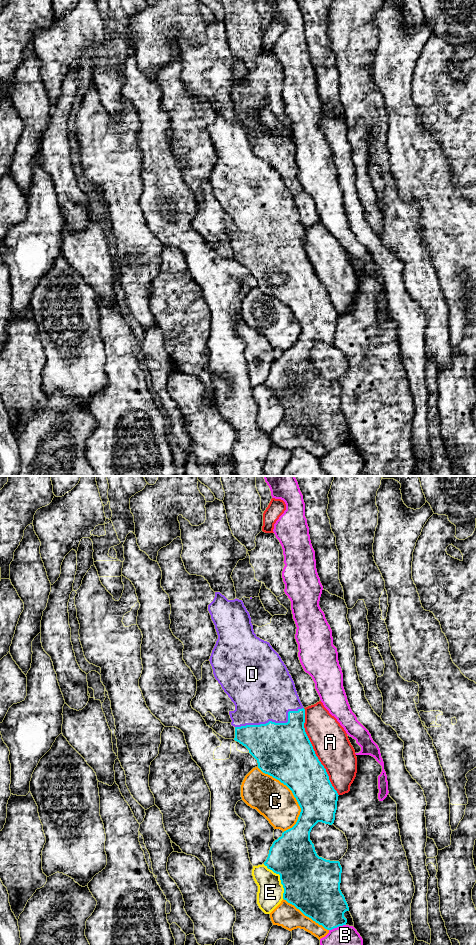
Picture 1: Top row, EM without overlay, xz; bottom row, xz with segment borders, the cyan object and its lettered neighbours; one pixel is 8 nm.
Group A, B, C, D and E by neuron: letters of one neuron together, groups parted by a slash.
A / B / C / D / E

